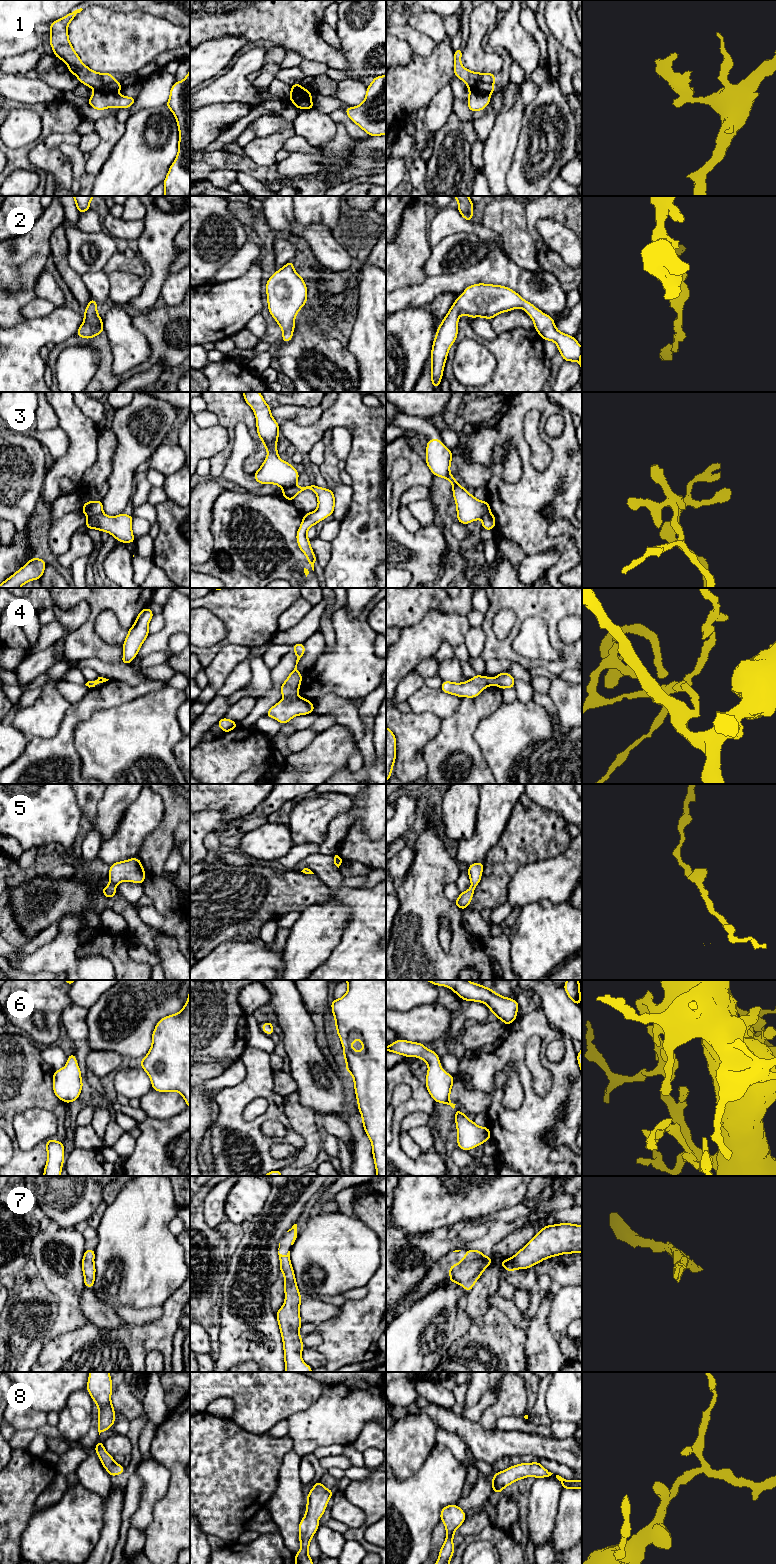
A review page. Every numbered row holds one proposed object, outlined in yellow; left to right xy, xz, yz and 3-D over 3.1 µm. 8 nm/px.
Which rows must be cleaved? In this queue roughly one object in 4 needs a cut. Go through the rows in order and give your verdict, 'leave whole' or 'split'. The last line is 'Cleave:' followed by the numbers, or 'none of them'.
1: split
2: leave whole
3: split
4: split
5: leave whole
6: leave whole
7: leave whole
8: leave whole
Cleave: 1, 3, 4

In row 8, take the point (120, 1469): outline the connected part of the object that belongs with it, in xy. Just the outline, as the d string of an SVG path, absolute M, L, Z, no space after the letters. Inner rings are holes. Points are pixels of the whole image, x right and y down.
M98 1440L95 1446L95 1453L100 1458L103 1467L107 1470L111 1477L123 1473L125 1471L125 1467L120 1464L117 1464L114 1461L113 1456L108 1454L105 1450L103 1443L104 1442Z

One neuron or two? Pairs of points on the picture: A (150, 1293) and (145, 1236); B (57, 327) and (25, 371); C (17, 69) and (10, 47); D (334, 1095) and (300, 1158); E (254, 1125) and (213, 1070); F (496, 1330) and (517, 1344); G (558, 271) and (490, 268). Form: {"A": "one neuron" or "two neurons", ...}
{"A": "one neuron", "B": "one neuron", "C": "two neurons", "D": "two neurons", "E": "two neurons", "F": "one neuron", "G": "two neurons"}

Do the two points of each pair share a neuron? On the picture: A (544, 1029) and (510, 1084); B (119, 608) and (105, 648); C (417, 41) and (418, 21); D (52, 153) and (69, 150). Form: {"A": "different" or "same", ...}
{"A": "different", "B": "same", "C": "different", "D": "different"}

